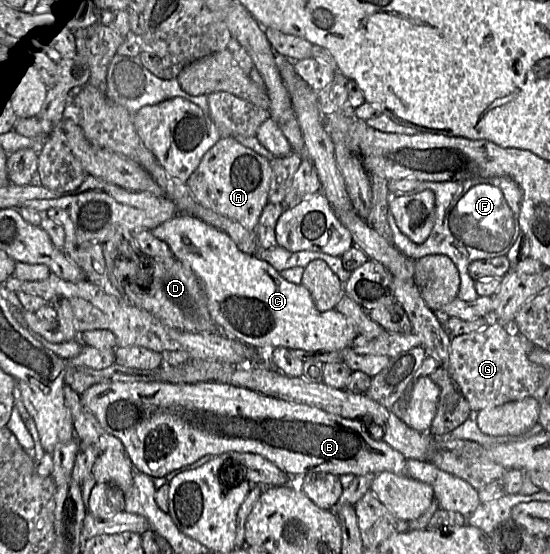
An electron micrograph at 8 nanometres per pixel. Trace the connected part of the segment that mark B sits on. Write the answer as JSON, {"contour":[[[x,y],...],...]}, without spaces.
{"contour":[[[109,382],[91,386],[80,395],[84,406],[101,426],[124,445],[135,472],[152,478],[166,477],[183,466],[206,455],[225,452],[249,452],[263,456],[291,478],[307,473],[330,473],[336,476],[362,476],[388,471],[404,474],[407,458],[383,440],[376,440],[371,431],[378,432],[370,417],[347,419],[306,404],[260,394],[250,389],[219,382]]]}

